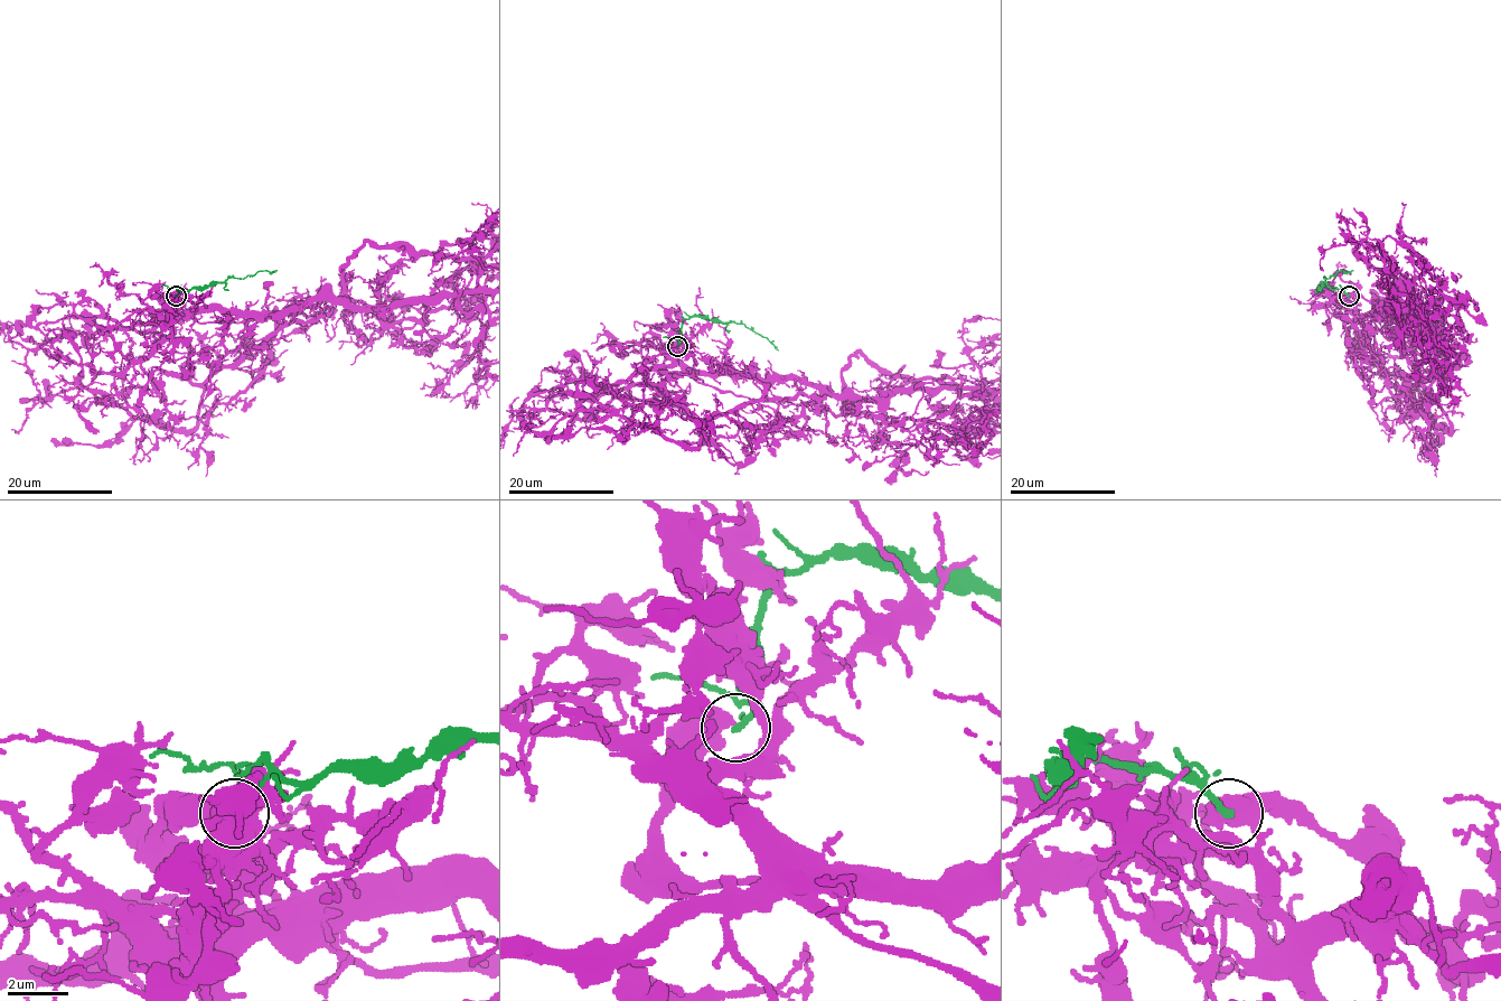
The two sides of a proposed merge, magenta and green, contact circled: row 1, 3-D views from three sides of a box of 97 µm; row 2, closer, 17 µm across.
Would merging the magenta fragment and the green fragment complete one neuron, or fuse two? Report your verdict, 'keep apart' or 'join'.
keep apart

